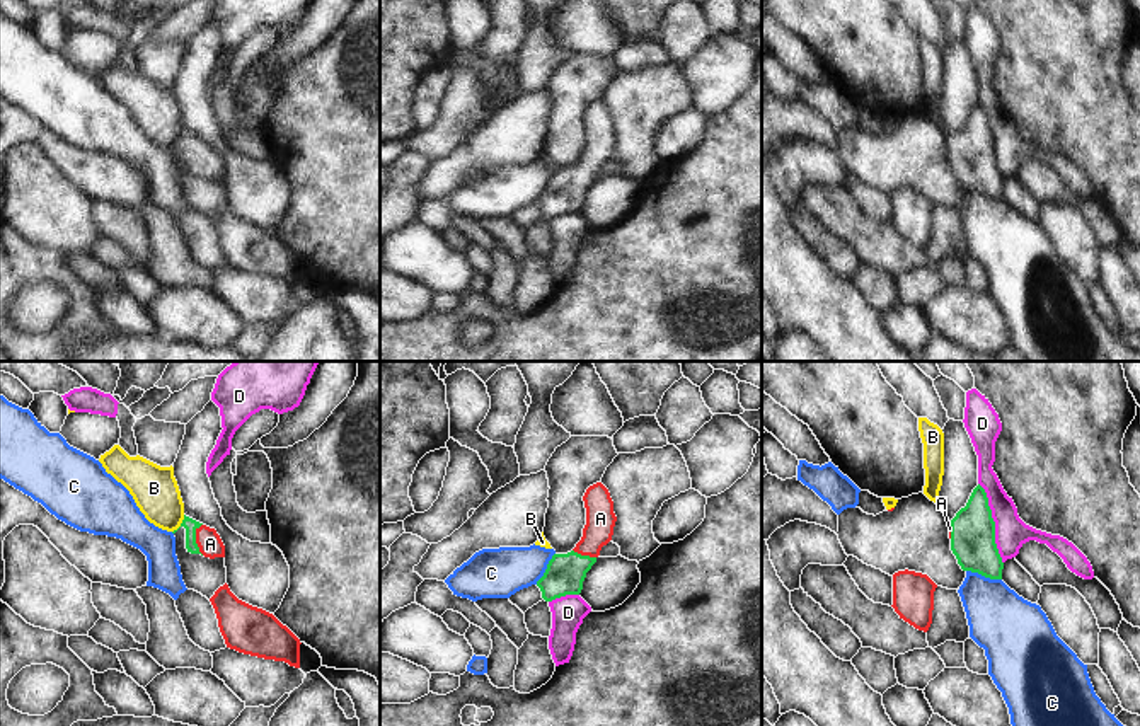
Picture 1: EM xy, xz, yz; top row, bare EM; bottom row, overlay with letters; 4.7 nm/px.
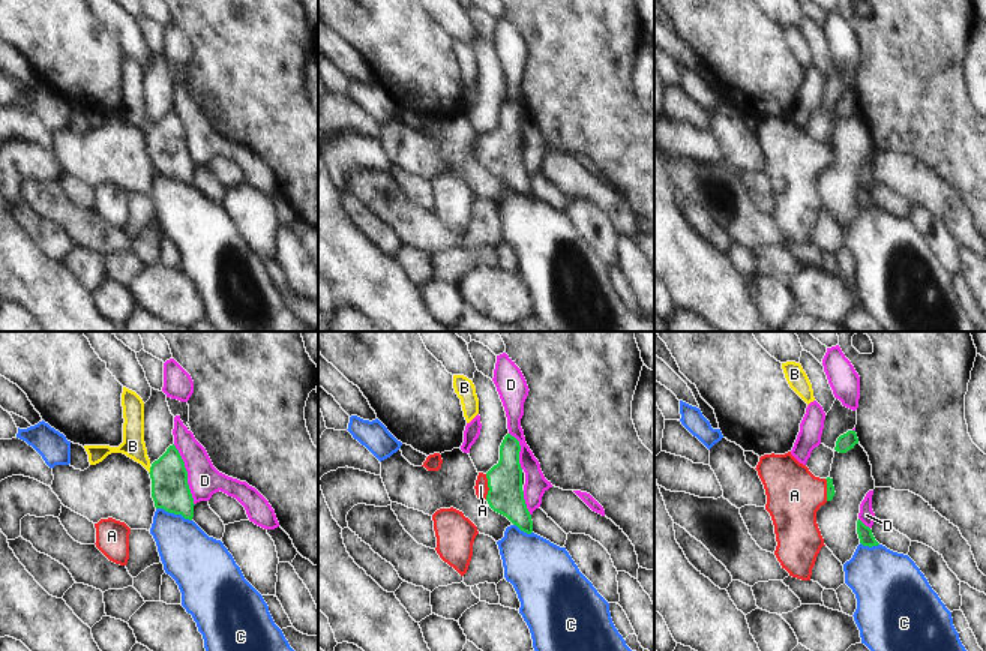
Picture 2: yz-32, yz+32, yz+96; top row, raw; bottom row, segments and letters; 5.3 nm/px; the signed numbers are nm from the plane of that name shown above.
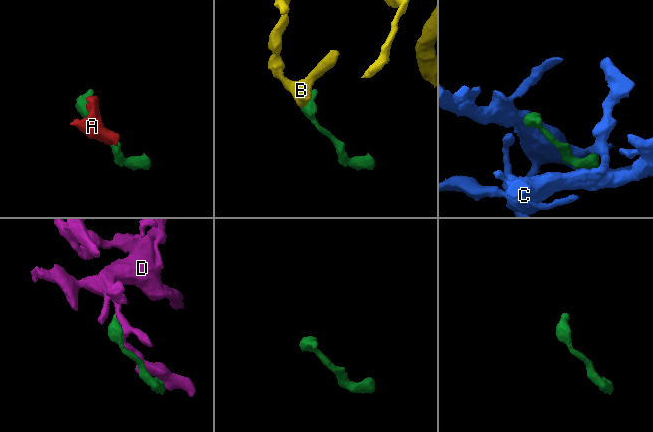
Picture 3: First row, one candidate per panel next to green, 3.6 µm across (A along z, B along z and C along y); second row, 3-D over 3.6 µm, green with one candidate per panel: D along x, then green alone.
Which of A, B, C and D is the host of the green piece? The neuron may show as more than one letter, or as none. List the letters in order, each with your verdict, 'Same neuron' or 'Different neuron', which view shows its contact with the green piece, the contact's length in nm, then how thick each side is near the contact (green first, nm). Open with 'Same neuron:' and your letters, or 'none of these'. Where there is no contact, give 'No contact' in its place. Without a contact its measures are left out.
Same neuron: A
A: Same neuron. Touches green in xy. Shared border 150 nm. Thickness 60 nm (green) against 120 nm
B: Different neuron. Touches green in xy. Shared border 110 nm. Thickness 60 nm (green) against 220 nm
C: Different neuron. Touches green in yz. Shared border 180 nm. Thickness 200 nm (green) against 300 nm
D: Different neuron. Touches green in yz. Shared border 400 nm. Thickness 200 nm (green) against 160 nm

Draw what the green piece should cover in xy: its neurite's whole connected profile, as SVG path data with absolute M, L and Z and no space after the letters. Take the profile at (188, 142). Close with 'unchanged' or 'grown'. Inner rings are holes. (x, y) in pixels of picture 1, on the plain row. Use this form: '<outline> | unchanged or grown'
M184 133L181 145L186 147L186 167L204 176L225 176L225 164L215 147L210 147Z | grown

